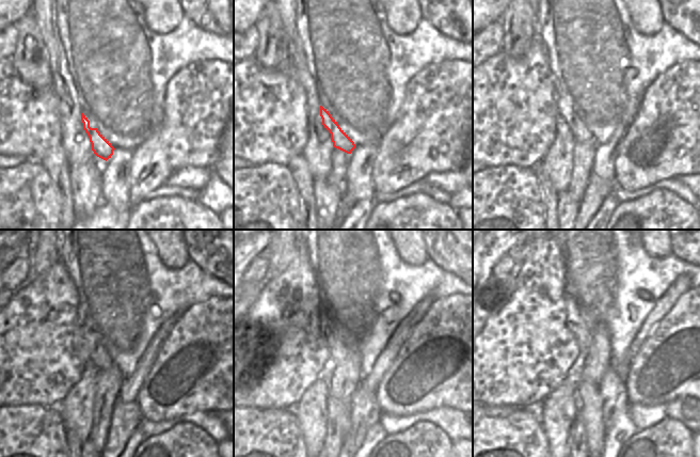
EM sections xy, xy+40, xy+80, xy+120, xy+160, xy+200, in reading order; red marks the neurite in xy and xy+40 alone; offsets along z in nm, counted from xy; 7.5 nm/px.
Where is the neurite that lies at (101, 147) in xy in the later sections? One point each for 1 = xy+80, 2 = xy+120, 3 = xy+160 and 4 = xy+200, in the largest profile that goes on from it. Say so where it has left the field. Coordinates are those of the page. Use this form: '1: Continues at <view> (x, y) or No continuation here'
1: Continues at xy+80 (581, 134)
2: Continues at xy+120 (97, 356)
3: Continues at xy+160 (337, 349)
4: Continues at xy+200 (582, 332)

